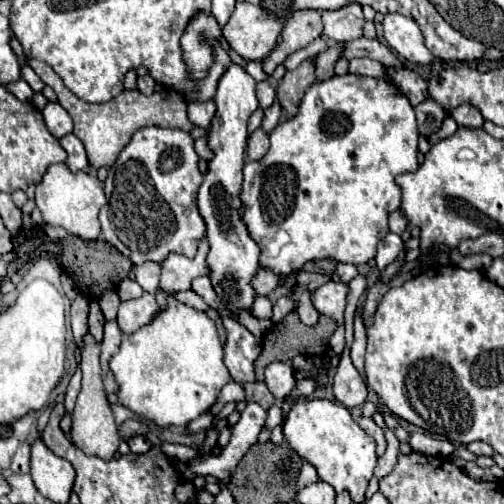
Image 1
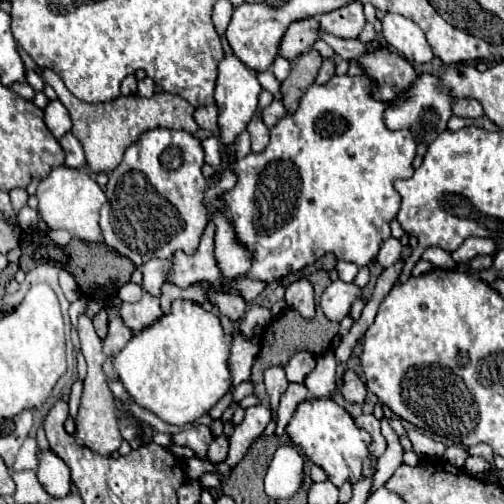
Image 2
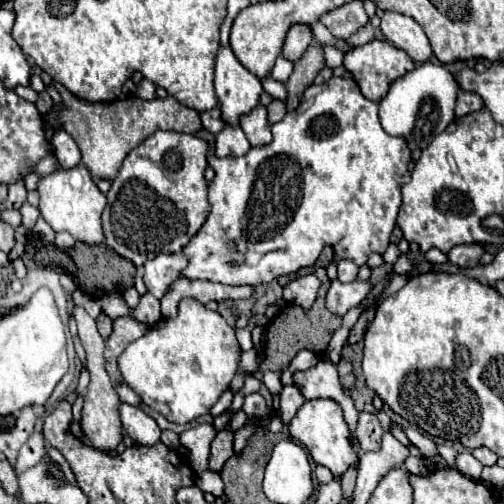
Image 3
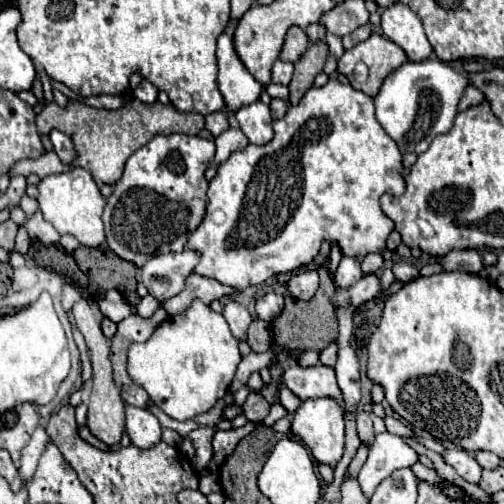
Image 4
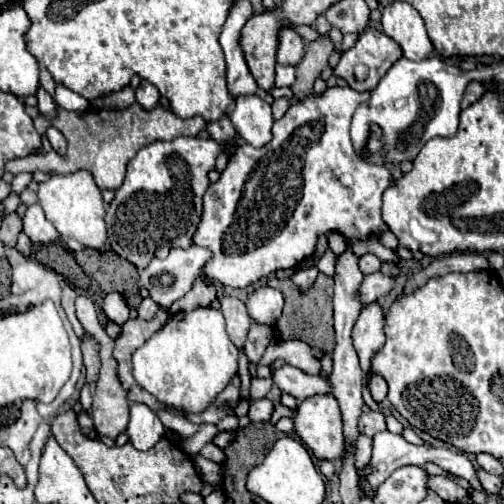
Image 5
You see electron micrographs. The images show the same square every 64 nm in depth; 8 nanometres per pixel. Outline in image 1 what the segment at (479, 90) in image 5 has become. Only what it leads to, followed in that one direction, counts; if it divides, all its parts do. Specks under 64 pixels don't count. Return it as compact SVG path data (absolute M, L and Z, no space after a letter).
M462 104L462 106L454 108L454 110L450 112L450 116L452 116L452 118L456 120L456 124L462 126L462 128L472 128L472 130L476 130L476 128L482 128L482 126L484 126L482 114L478 112L478 108L474 108L474 106L470 106L470 104Z

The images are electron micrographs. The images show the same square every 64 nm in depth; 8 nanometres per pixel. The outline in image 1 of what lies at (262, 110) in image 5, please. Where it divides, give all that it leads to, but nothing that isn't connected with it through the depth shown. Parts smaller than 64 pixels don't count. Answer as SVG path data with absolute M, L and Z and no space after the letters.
M254 130L248 138L248 150L246 150L246 160L262 160L264 154L268 152L270 142L268 142L268 134L264 130Z

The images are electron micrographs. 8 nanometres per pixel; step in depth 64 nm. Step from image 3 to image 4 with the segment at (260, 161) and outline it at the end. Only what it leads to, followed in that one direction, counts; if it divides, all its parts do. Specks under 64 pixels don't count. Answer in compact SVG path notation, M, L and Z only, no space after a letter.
M328 80L326 86L316 88L312 86L304 98L298 102L298 106L290 106L286 116L282 120L274 122L274 138L272 142L264 144L264 146L254 146L248 144L246 150L242 152L232 152L230 158L222 164L216 164L216 176L210 182L208 188L208 208L206 208L206 216L202 220L202 224L192 232L192 236L188 238L186 248L200 252L200 264L196 264L196 268L192 270L194 274L200 274L204 278L214 278L220 284L228 284L234 286L238 290L244 290L248 286L254 284L264 284L268 278L280 274L280 272L292 272L300 266L310 264L318 252L324 240L328 240L330 244L338 244L342 250L342 256L356 256L356 260L364 260L366 254L370 252L382 252L386 250L386 240L388 234L394 230L392 228L392 220L388 220L388 216L384 216L382 208L380 208L380 198L382 194L390 194L390 196L400 196L404 192L404 164L402 164L402 152L400 148L396 148L396 144L392 144L392 138L380 128L378 120L376 120L376 108L372 108L372 98L366 96L364 92L352 88L350 84L342 84L338 80Z

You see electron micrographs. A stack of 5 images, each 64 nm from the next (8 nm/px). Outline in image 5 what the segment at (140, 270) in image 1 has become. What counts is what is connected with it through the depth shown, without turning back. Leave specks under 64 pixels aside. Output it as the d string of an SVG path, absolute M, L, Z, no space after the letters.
M190 246L188 250L174 248L164 260L152 258L140 272L138 284L150 292L156 304L168 308L192 288L192 282L202 274L202 266L210 256L210 250L198 246Z

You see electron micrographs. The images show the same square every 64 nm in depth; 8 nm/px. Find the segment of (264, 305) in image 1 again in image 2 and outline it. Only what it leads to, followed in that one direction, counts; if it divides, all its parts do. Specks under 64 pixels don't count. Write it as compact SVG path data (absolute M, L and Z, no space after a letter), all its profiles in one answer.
M254 304L254 306L250 306L250 310L246 312L244 322L240 324L240 332L246 334L248 338L252 338L252 336L254 336L254 334L252 334L254 326L268 326L270 322L272 322L272 314L270 314L270 310L268 310L266 306Z

